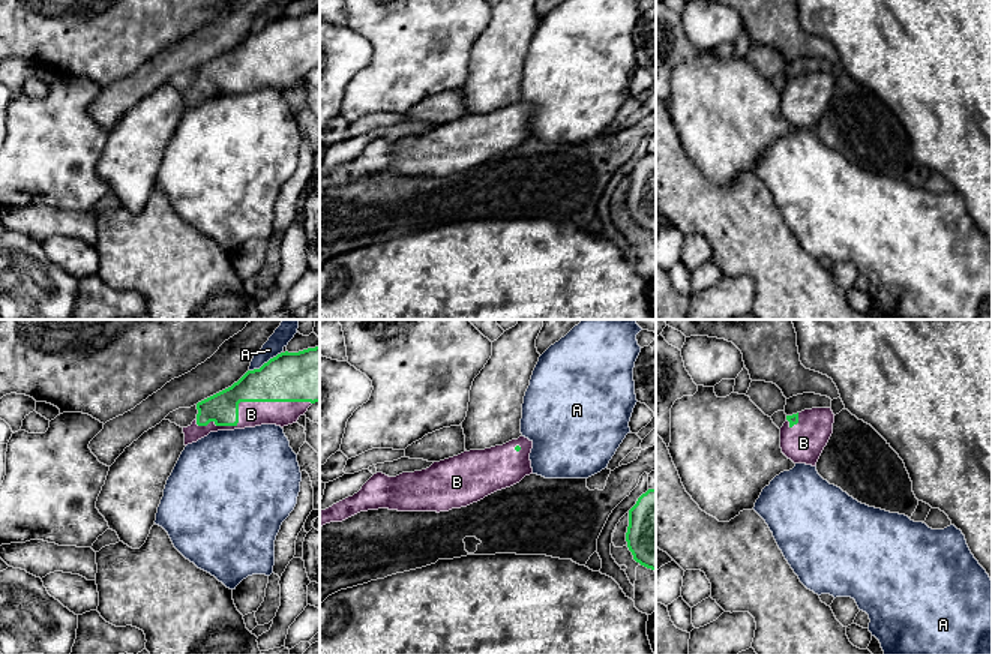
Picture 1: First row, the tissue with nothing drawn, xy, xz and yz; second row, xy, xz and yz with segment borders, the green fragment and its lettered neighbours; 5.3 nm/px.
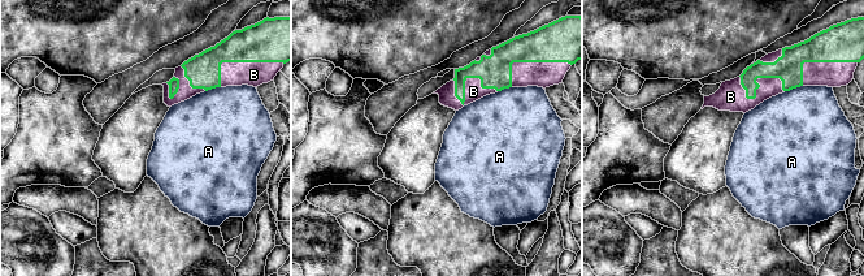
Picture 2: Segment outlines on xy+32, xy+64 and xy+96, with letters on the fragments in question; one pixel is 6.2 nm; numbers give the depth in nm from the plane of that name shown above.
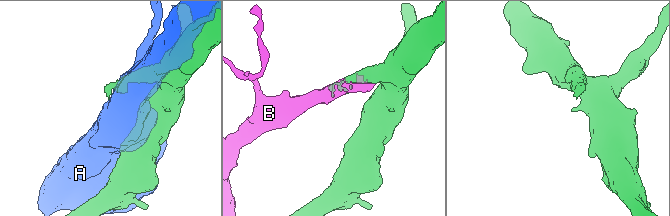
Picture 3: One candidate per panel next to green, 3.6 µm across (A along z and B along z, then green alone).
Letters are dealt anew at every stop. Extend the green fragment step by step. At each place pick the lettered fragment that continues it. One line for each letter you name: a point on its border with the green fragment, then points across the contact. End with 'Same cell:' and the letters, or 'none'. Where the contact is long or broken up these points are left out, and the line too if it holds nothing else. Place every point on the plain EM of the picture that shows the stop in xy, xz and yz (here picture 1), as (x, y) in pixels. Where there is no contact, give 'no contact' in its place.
B: xy (245, 65)
Same cell: B

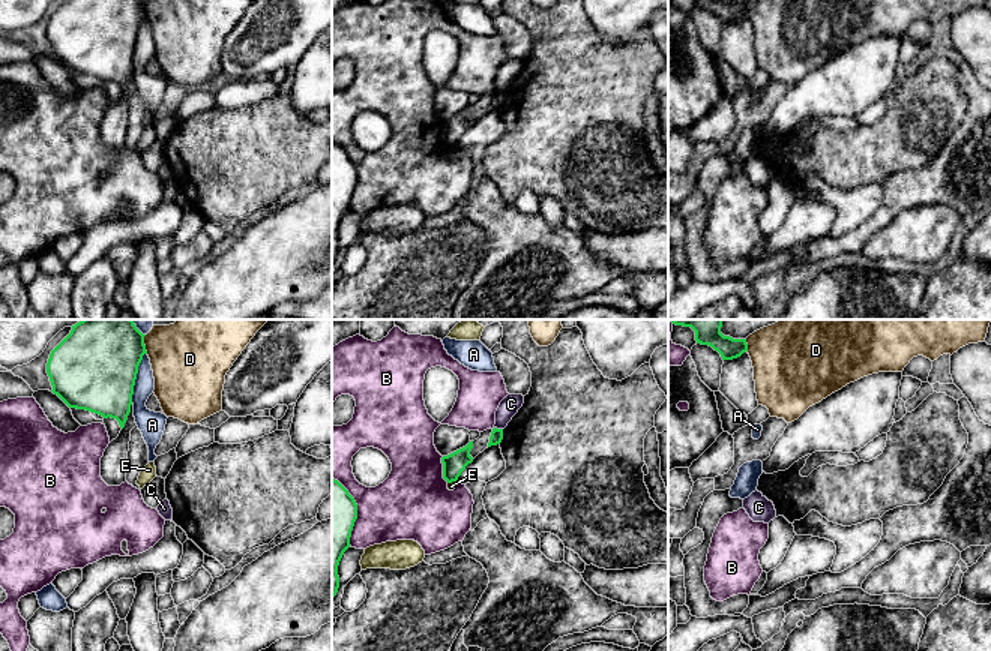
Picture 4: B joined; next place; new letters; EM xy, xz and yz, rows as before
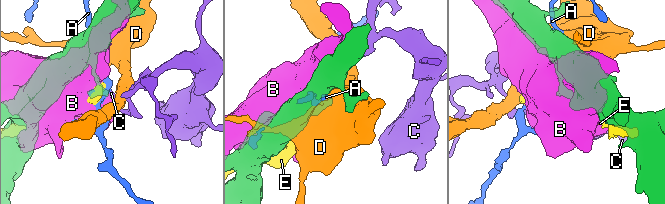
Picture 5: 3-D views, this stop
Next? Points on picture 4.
Same cell: none

